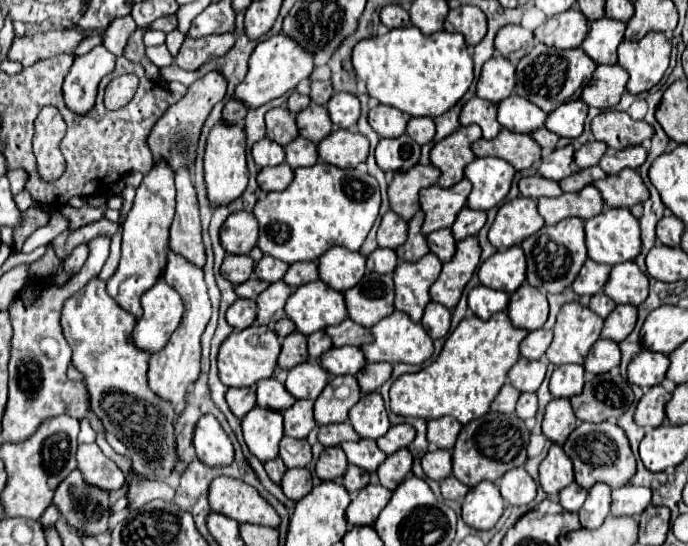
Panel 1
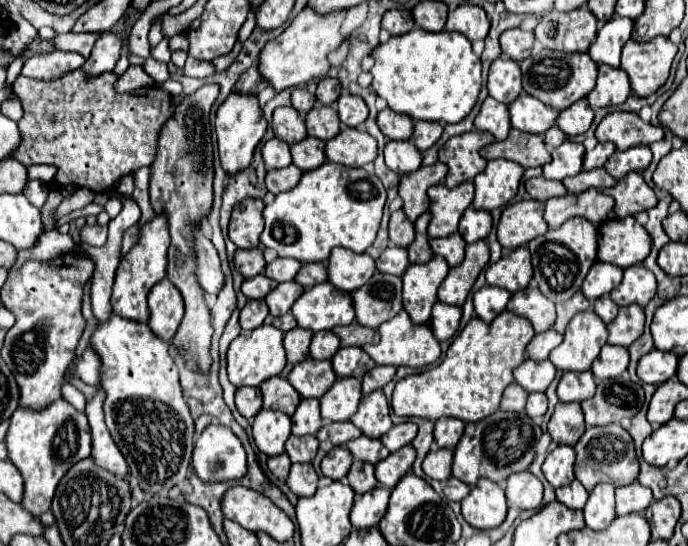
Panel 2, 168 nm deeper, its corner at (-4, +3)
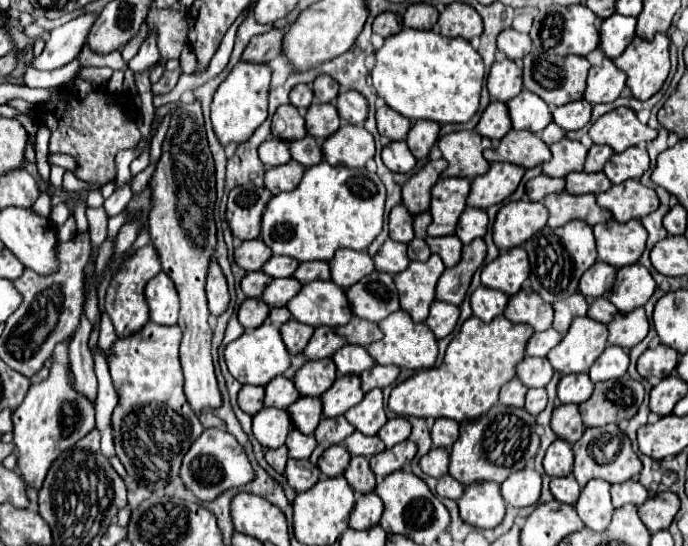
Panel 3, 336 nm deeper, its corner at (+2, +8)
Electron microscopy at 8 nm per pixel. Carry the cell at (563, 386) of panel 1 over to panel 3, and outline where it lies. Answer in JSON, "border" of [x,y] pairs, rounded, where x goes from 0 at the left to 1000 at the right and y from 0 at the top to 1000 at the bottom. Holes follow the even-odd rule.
{"border":[[[823,685],[811,700],[811,729],[817,740],[852,736],[863,714],[855,685]]]}

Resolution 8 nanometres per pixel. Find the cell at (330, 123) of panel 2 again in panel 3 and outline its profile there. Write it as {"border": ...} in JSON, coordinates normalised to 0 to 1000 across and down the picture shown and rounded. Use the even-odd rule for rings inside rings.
{"border":[[[453,187],[445,205],[445,234],[448,245],[456,253],[477,253],[494,234],[494,212],[485,198],[485,190],[465,190]]]}

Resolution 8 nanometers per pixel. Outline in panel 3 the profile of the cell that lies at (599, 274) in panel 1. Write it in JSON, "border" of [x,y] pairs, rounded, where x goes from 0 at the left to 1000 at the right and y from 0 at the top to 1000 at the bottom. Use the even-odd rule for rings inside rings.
{"border":[[[866,480],[863,487],[858,487],[849,505],[843,509],[843,535],[852,542],[852,546],[869,546],[869,542],[878,542],[890,520],[892,520],[892,509],[895,509],[895,491],[881,484],[881,480]]]}

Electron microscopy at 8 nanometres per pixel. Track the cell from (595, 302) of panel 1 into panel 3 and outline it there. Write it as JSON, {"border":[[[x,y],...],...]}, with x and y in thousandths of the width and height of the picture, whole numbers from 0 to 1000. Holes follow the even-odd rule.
{"border":[[[881,542],[863,546],[858,564],[855,564],[855,579],[875,590],[875,593],[884,593],[892,582],[892,575],[898,575],[898,568],[892,564],[892,557]]]}

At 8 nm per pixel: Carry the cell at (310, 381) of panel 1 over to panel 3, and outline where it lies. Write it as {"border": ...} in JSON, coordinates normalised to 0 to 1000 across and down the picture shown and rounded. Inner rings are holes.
{"border":[[[480,656],[445,659],[427,685],[427,707],[439,725],[468,725],[488,696],[488,670]]]}

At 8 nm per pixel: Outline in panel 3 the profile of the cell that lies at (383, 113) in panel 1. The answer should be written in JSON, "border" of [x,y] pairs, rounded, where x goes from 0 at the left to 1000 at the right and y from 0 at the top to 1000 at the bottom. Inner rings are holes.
{"border":[[[555,194],[547,201],[547,227],[549,227],[552,249],[561,249],[567,256],[587,256],[599,231],[593,216],[587,216],[584,209],[573,205],[564,194]]]}

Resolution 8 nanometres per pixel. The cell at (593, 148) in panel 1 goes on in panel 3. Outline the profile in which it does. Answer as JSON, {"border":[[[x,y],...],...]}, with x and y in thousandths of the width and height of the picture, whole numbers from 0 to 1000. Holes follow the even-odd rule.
{"border":[[[863,264],[858,275],[855,275],[855,286],[852,286],[852,304],[849,311],[852,315],[872,315],[881,300],[881,293],[892,282],[892,275],[881,264]]]}

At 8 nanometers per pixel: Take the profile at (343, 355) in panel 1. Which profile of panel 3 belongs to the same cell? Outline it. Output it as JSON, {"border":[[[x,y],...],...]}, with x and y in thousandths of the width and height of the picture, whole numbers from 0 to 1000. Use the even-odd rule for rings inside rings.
{"border":[[[500,630],[485,645],[483,659],[494,685],[526,685],[529,678],[544,670],[544,656],[532,645],[532,637],[517,630]]]}

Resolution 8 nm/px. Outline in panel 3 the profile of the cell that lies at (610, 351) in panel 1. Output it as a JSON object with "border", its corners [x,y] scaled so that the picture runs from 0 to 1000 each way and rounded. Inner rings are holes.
{"border":[[[881,634],[869,663],[863,663],[863,670],[858,674],[855,689],[860,700],[890,696],[907,689],[910,674],[913,674],[913,645],[904,641],[901,634]]]}

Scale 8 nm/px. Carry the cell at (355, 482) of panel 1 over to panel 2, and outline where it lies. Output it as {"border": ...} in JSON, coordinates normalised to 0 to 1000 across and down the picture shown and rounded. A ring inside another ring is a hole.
{"border":[[[515,841],[515,848],[512,848],[512,855],[509,855],[503,874],[506,874],[509,892],[520,907],[529,907],[532,899],[544,896],[547,885],[549,885],[547,874],[544,874],[544,852],[535,852],[535,848],[520,844],[520,841]]]}

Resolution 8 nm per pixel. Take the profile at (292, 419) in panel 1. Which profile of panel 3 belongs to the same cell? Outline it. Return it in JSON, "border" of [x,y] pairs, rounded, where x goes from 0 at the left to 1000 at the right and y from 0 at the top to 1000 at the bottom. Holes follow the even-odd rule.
{"border":[[[439,725],[419,747],[419,758],[427,784],[433,784],[439,795],[453,795],[468,769],[468,736],[465,729]]]}

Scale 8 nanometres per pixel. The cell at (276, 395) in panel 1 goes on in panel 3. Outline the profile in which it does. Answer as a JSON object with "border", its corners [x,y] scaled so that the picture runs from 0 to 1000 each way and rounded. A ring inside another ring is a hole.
{"border":[[[413,689],[395,692],[395,700],[390,700],[384,711],[387,711],[384,744],[419,747],[424,736],[430,736],[436,729],[436,718],[427,711],[427,700]]]}

